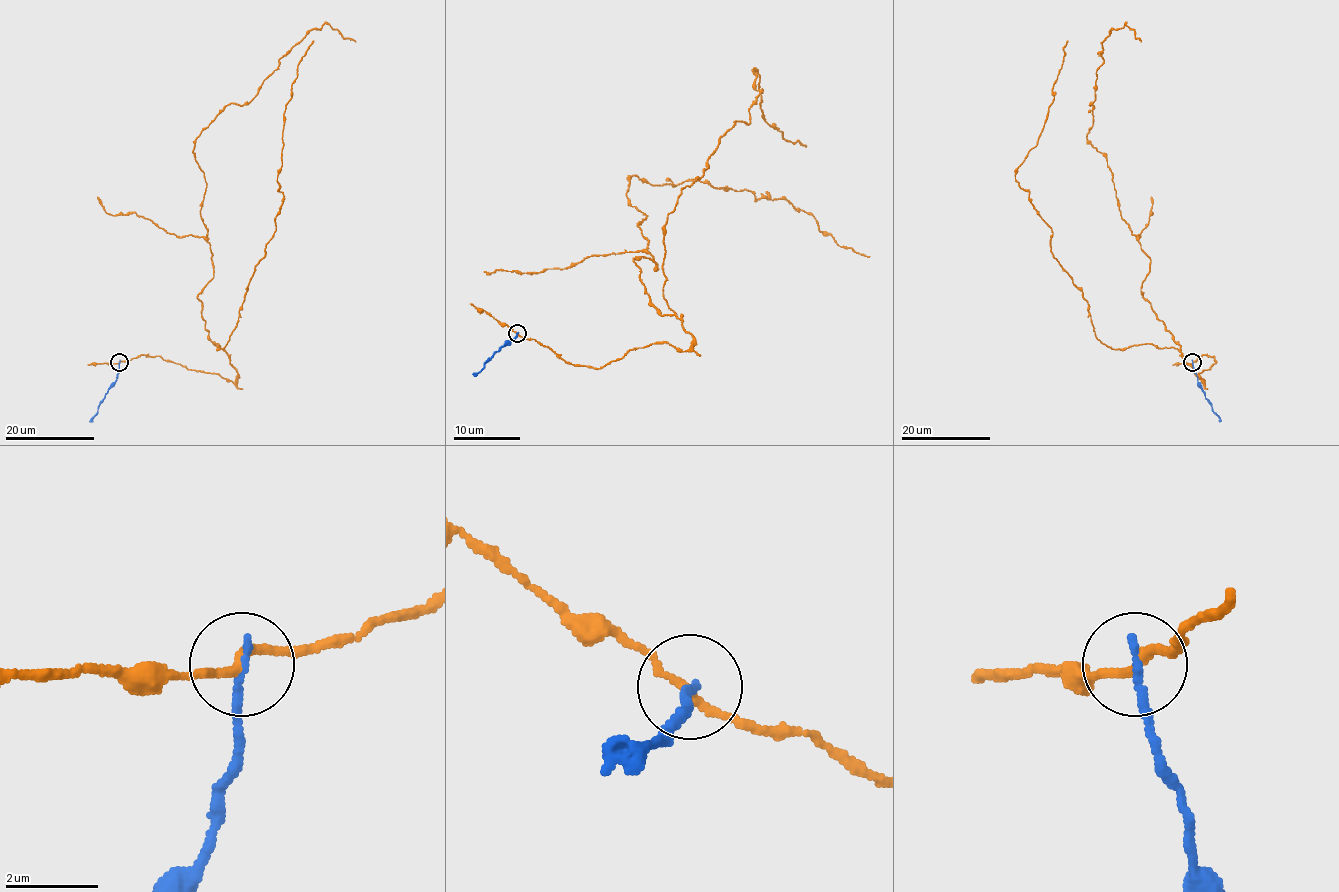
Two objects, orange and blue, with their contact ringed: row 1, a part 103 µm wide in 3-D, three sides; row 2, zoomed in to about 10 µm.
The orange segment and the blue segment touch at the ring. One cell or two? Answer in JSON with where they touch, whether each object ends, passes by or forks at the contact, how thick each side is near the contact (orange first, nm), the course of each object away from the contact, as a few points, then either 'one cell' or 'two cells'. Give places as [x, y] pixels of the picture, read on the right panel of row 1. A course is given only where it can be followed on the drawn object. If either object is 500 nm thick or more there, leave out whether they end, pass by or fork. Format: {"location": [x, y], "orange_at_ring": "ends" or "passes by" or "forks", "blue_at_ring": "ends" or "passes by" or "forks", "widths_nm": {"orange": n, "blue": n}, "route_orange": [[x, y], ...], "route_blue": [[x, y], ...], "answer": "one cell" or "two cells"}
{"location": [1192, 362], "orange_at_ring": "passes by", "blue_at_ring": "ends", "widths_nm": {"orange": 190, "blue": 200}, "route_orange": [[1192, 363], [1215, 360], [1202, 382], [1143, 297], [1150, 258], [1086, 136], [1102, 41], [1125, 23], [1141, 41]], "route_blue": [[1192, 363], [1197, 380], [1219, 422]], "answer": "two cells"}

